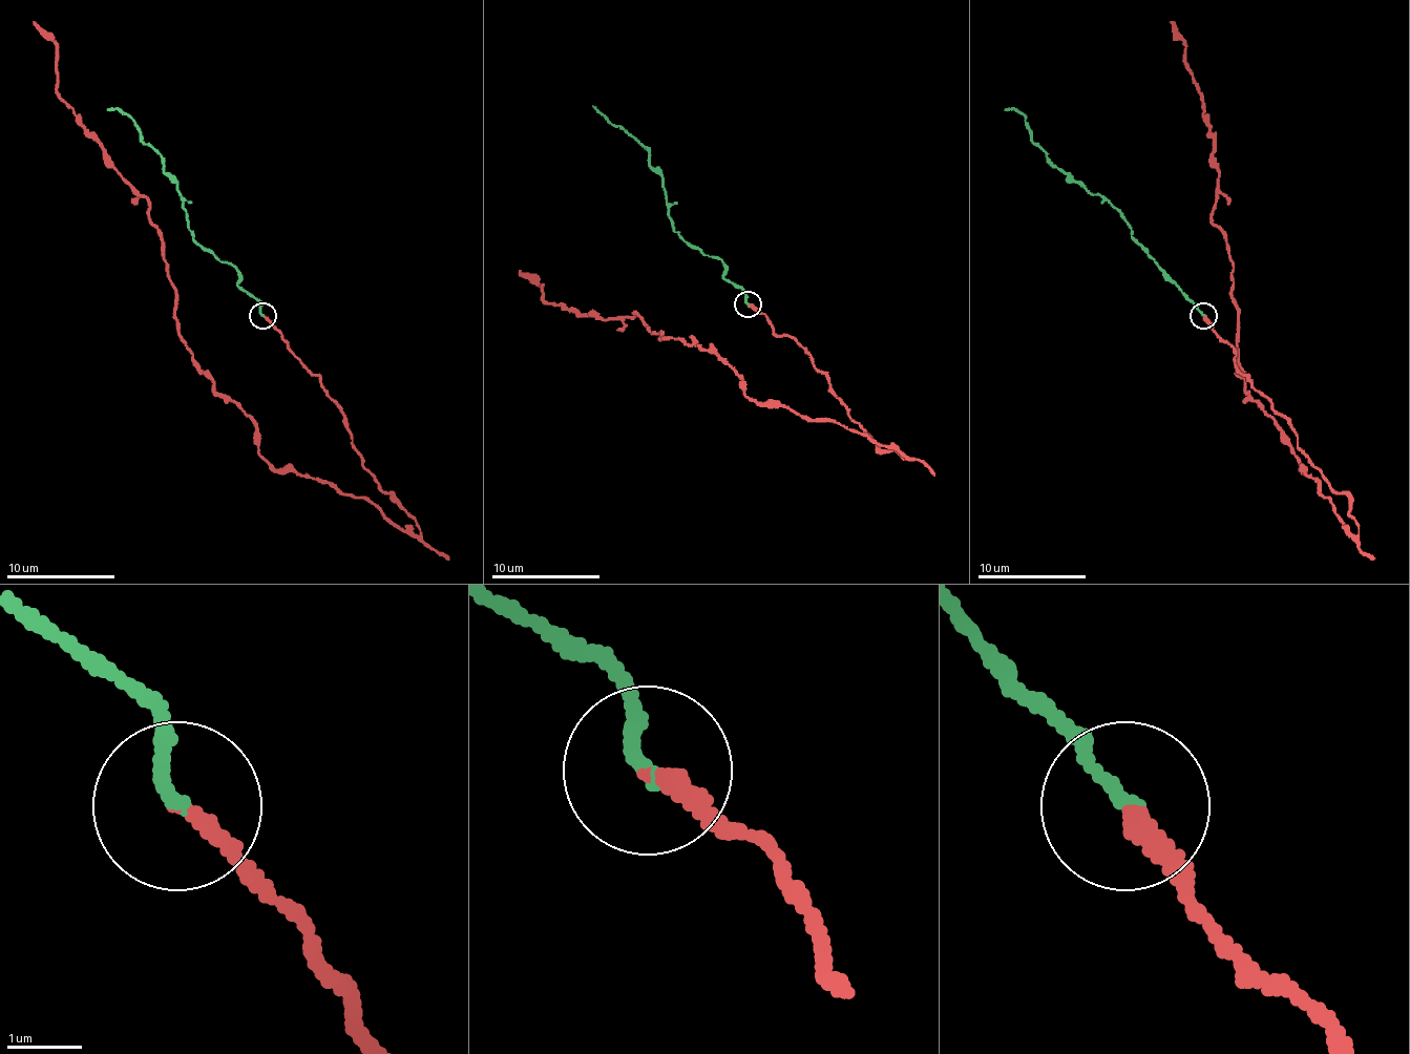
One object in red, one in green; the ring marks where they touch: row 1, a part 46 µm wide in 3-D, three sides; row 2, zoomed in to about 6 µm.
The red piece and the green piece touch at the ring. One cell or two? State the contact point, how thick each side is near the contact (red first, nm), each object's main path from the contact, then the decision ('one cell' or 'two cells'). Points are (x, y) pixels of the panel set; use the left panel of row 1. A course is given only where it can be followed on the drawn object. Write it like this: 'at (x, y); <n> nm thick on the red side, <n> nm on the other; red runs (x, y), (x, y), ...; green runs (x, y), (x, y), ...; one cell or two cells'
at (262, 315); 220 nm thick on the red side, 190 nm on the other; red runs (262, 316), (421, 531), (257, 449), (257, 425), (179, 333), (148, 202), (56, 90), (56, 44), (34, 22); green runs (262, 316), (238, 273), (192, 237), (179, 186), (141, 140), (141, 128), (107, 109); one cell

